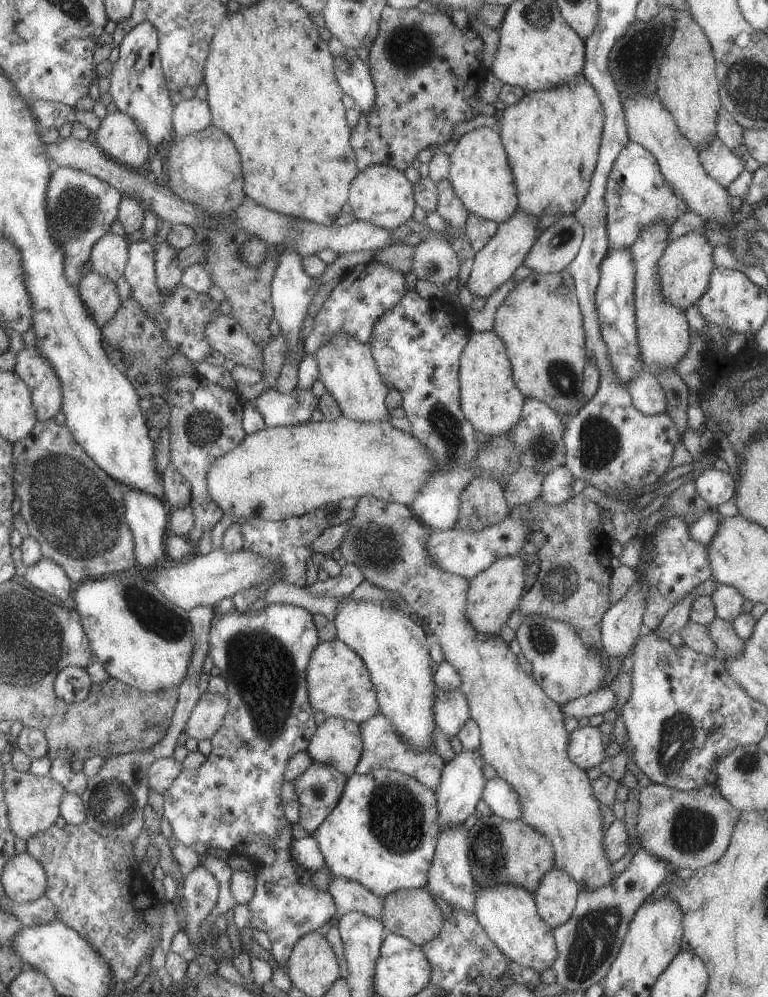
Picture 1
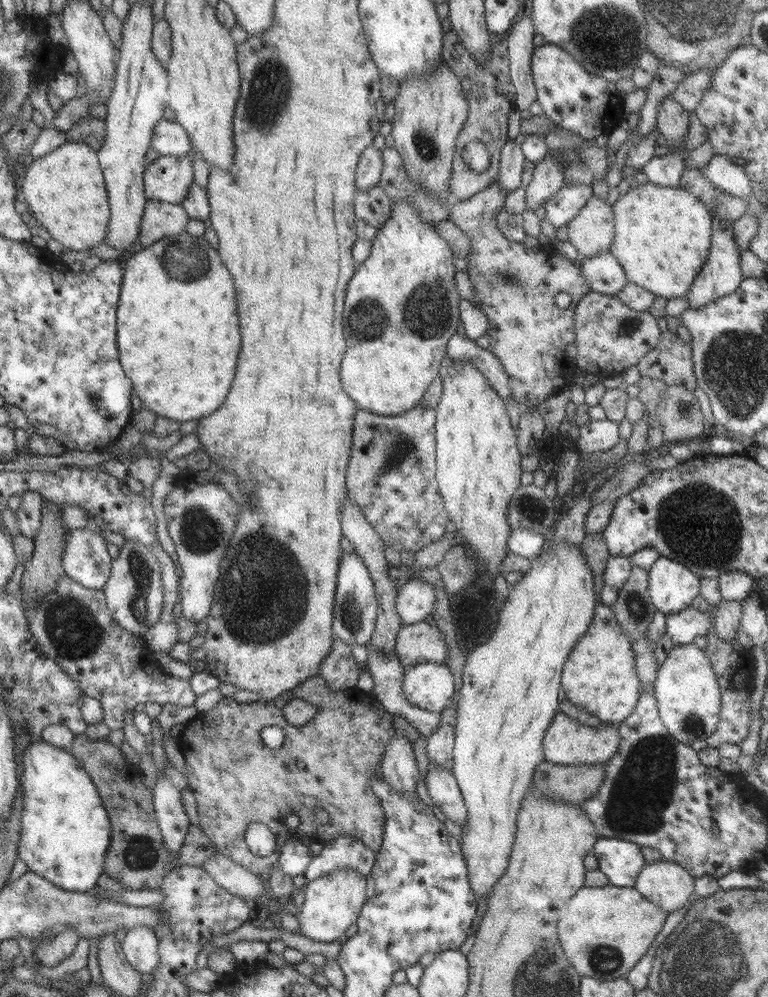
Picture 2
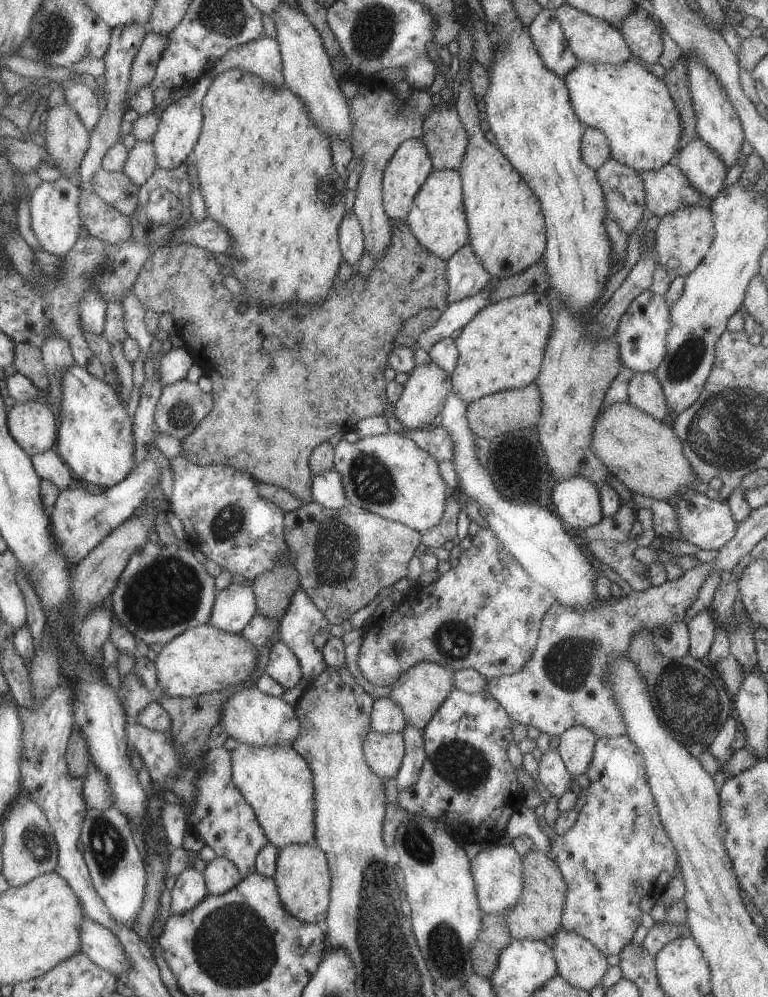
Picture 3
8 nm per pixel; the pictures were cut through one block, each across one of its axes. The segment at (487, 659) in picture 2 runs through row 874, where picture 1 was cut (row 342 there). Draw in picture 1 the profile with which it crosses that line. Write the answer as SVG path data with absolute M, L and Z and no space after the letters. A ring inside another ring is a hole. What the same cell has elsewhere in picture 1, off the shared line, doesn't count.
M492 330L470 335L459 355L458 385L462 413L476 432L489 437L500 435L518 421L525 398L513 382L504 344Z

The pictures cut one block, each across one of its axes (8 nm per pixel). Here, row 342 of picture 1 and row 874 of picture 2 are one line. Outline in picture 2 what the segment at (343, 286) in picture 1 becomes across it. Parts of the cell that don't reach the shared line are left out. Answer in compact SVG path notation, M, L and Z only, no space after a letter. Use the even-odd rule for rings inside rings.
M338 836L323 842L321 852L309 861L303 876L308 882L332 870L353 869L364 877L374 863L375 852L352 836Z

